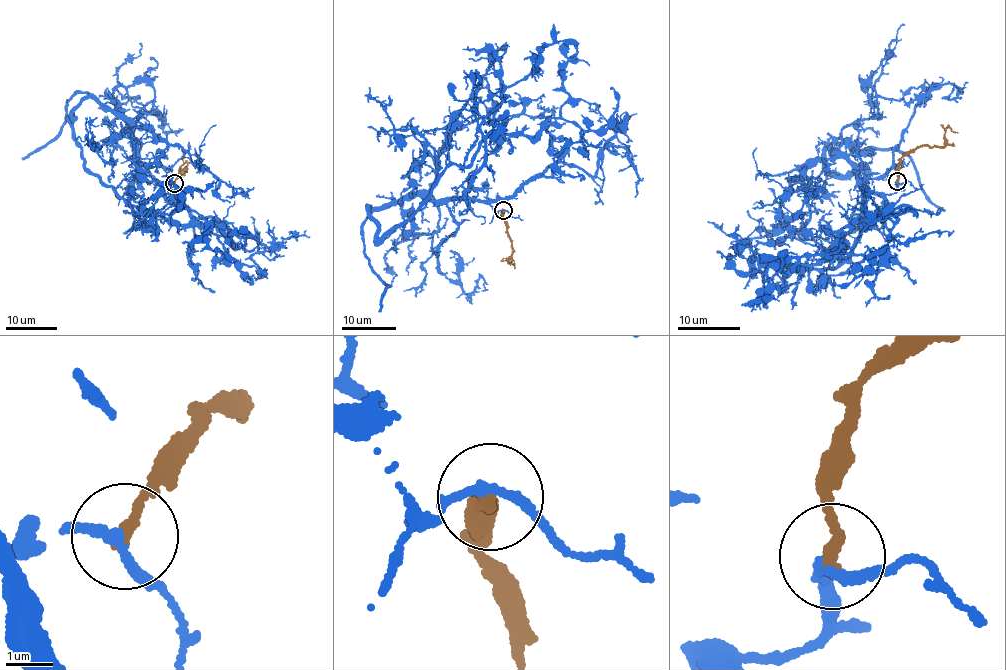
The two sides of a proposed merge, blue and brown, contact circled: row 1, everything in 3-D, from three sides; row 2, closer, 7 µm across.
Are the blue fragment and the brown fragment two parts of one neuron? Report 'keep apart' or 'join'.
join

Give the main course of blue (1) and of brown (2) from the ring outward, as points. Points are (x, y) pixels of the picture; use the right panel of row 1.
1: (897, 181), (891, 194), (866, 190), (858, 242), (834, 266), (795, 266), (780, 255), (761, 301), (773, 297)
2: (897, 181), (896, 169), (901, 157), (920, 146), (941, 148), (947, 128), (957, 133)

